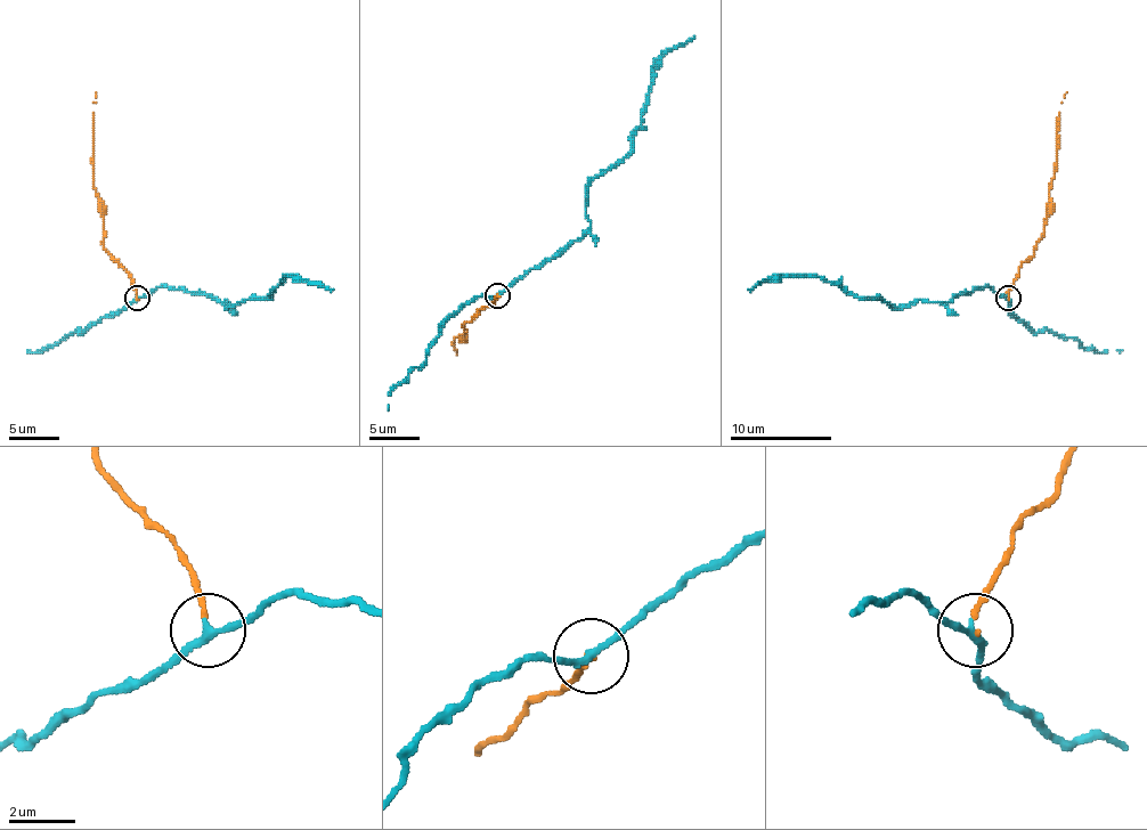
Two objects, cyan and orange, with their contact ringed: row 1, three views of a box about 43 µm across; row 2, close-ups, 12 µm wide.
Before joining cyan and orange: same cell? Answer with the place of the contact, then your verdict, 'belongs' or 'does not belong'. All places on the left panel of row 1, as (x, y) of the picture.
place (137, 298); does not belong

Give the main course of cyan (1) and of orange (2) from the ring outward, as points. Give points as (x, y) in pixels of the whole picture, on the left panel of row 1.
1: (136, 296), (169, 287), (225, 300), (227, 307), (270, 296), (285, 277), (333, 290)
2: (136, 296), (136, 287), (123, 267), (103, 246), (103, 219), (94, 186), (96, 92)

